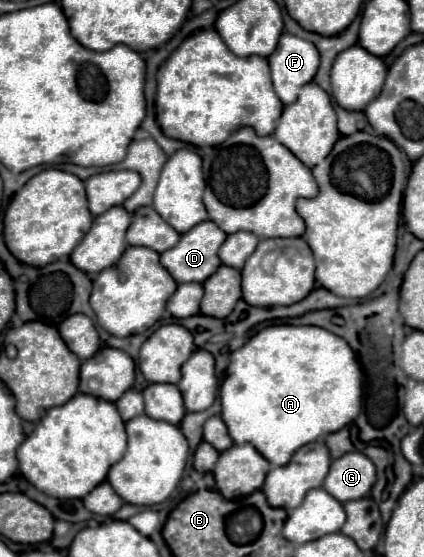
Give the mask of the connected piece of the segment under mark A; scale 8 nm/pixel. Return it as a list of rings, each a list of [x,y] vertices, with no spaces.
[[[270,325],[250,337],[240,349],[230,355],[226,375],[220,383],[222,421],[234,443],[250,443],[266,457],[274,467],[288,465],[290,457],[312,441],[318,441],[330,433],[350,425],[362,409],[362,369],[356,361],[350,345],[314,325]]]

